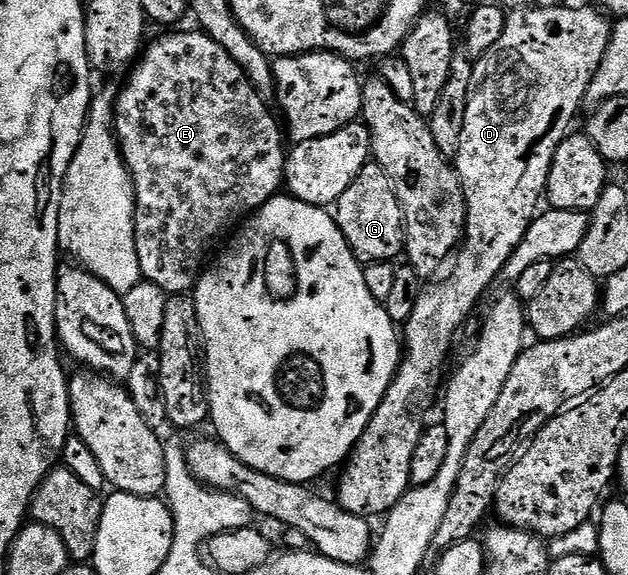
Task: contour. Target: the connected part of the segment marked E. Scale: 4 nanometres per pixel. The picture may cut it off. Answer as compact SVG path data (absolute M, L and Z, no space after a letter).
M199 28L183 30L161 33L164 35L153 46L151 43L143 51L138 64L131 67L132 75L129 76L128 83L121 88L120 95L117 93L114 98L114 138L120 143L122 164L128 170L132 188L136 192L136 265L143 281L158 284L158 288L162 288L170 296L189 293L199 282L210 259L217 253L216 245L224 237L227 239L245 219L255 214L260 207L265 206L271 198L281 193L284 186L284 159L286 157L281 123L275 113L272 115L268 111L268 106L264 103L267 102L265 95L254 88L254 84L248 79L246 72L238 64L238 60L234 60L234 56L230 56L230 52L226 52L226 48L218 44L218 40L214 40L203 30Z

